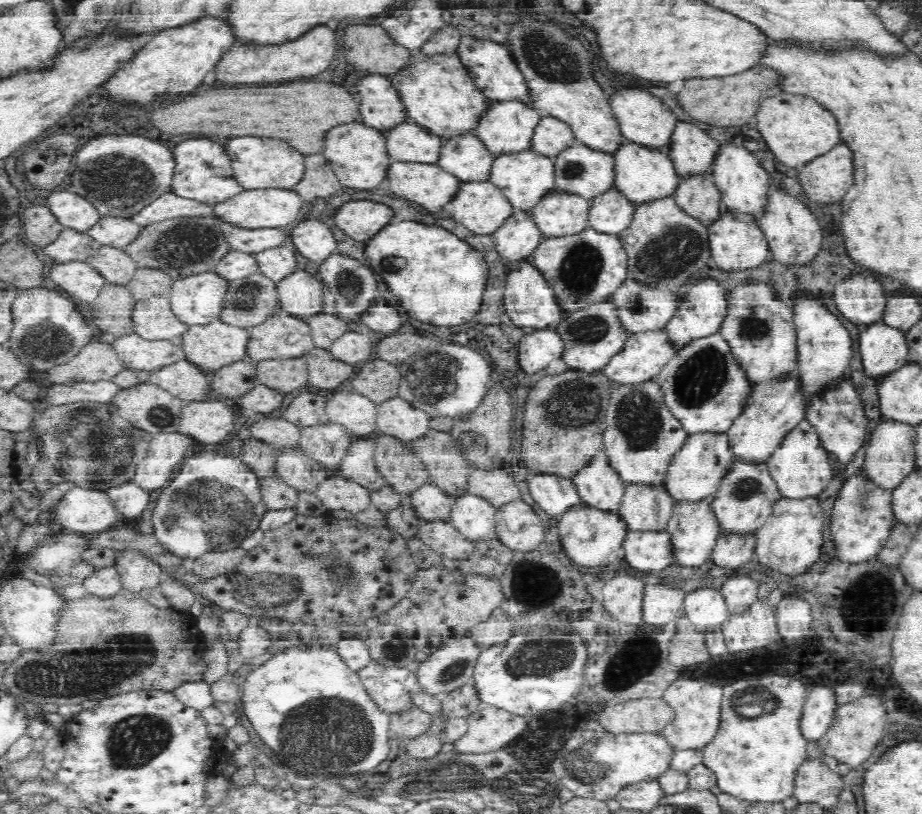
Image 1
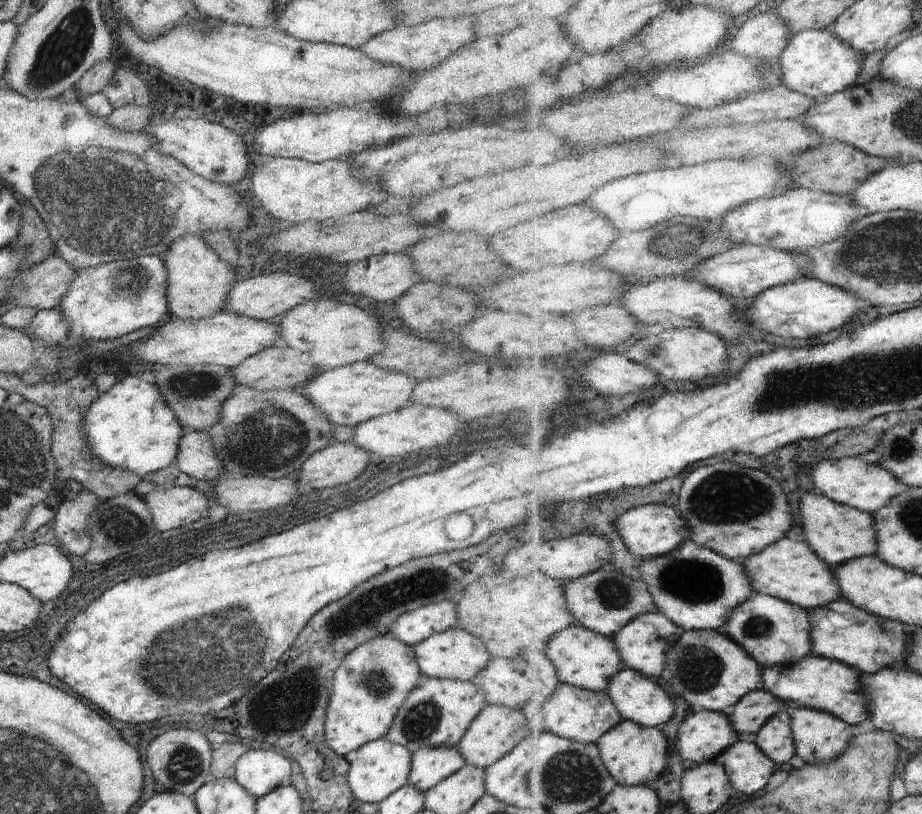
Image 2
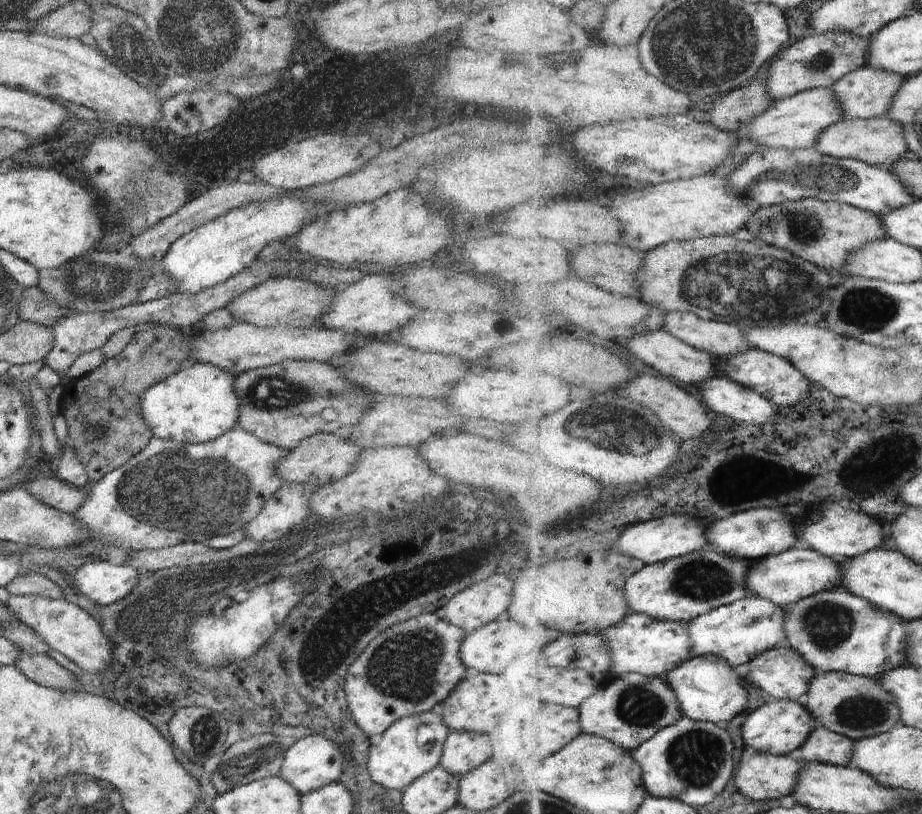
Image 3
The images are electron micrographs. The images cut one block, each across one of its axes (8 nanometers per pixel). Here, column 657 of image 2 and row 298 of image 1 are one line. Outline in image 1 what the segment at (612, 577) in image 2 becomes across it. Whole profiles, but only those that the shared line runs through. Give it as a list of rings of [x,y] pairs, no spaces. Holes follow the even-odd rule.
[[[610,295],[598,304],[590,304],[590,306],[578,308],[576,312],[569,312],[568,317],[556,324],[556,330],[565,343],[562,359],[570,369],[586,371],[602,369],[614,355],[622,351],[632,333],[622,323],[617,311],[613,296]]]

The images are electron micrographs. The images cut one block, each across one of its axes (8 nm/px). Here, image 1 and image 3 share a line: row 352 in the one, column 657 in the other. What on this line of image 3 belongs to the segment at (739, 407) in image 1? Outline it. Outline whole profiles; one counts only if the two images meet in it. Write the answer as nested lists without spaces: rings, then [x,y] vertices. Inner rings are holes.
[[[640,673],[618,676],[580,707],[583,728],[591,735],[612,739],[612,742],[634,751],[655,737],[662,729],[686,717],[679,694],[669,683],[669,676],[649,677]]]

